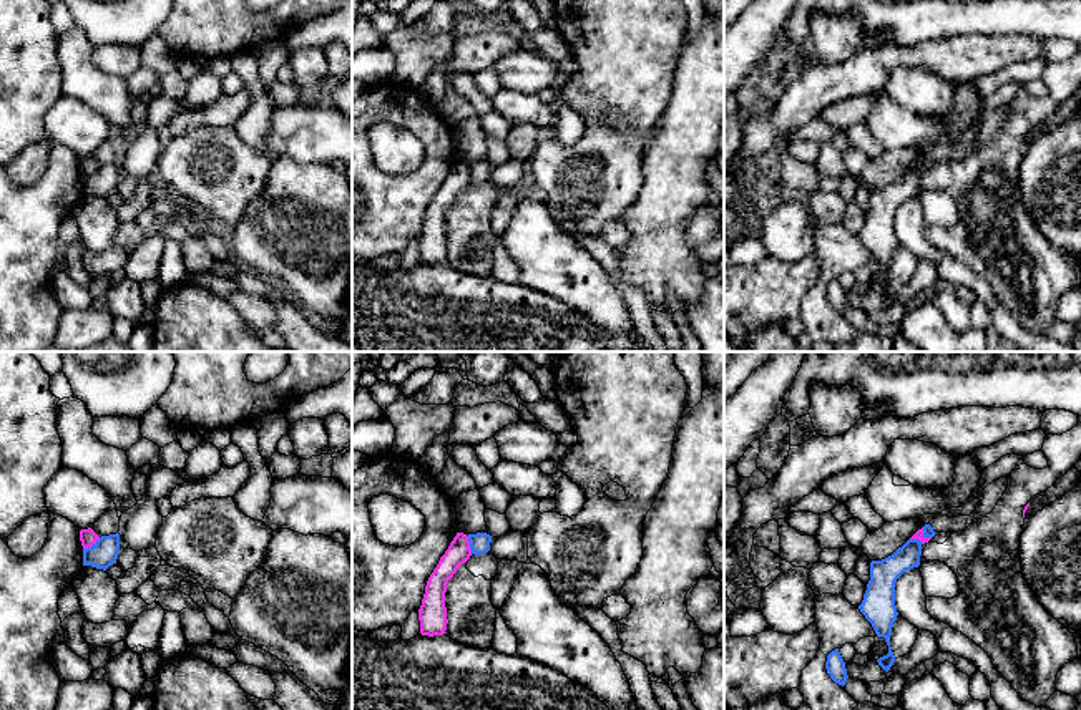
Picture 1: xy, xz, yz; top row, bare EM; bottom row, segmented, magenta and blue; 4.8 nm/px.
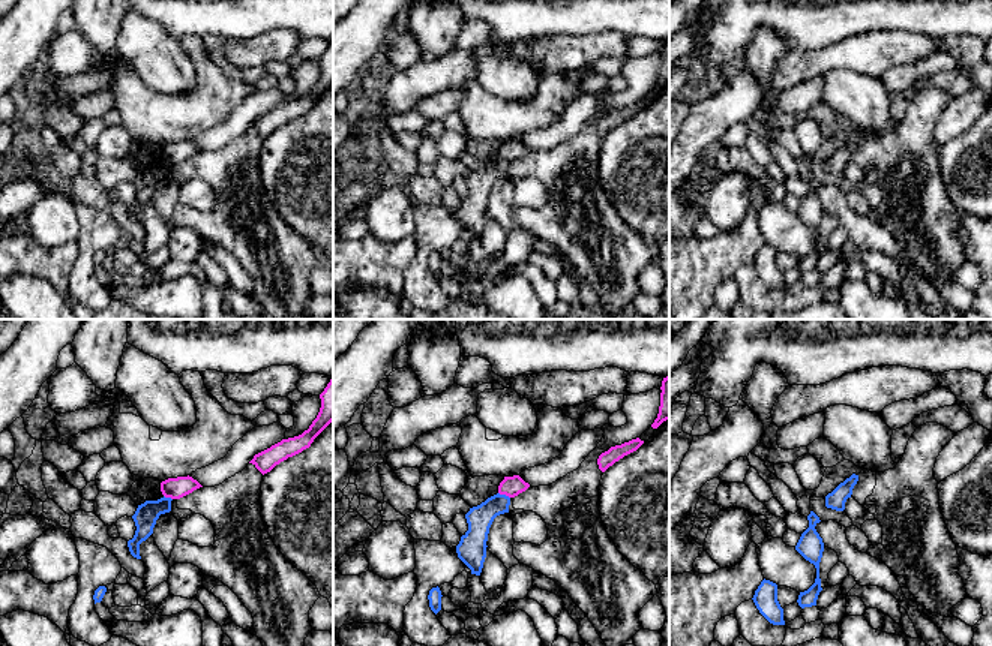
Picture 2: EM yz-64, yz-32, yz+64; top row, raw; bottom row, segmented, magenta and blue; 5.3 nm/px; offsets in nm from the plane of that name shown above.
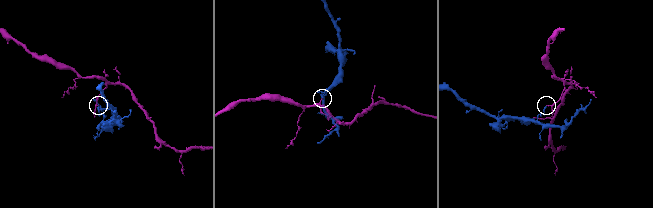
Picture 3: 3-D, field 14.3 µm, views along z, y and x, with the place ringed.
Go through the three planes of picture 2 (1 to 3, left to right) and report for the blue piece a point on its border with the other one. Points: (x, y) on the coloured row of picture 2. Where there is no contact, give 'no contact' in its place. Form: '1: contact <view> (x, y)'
1: contact yz-64 (168, 496)
2: contact yz-32 (505, 493)
3: no contact

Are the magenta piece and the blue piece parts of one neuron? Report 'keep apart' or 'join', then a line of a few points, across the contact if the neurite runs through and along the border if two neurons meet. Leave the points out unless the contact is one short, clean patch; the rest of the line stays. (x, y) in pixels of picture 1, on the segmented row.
keep apart; line xy (100, 538), (83, 549)

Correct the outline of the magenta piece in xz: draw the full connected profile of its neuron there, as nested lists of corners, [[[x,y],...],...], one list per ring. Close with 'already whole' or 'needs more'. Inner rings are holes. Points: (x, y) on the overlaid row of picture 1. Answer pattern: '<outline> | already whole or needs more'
[[[457,532],[427,581],[422,605],[418,609],[422,635],[433,637],[445,634],[448,624],[445,607],[447,584],[457,569],[470,559],[470,556],[472,549],[468,536]]] | already whole

